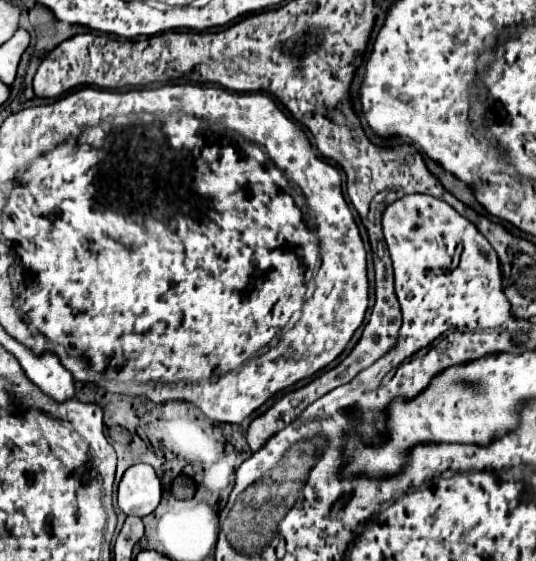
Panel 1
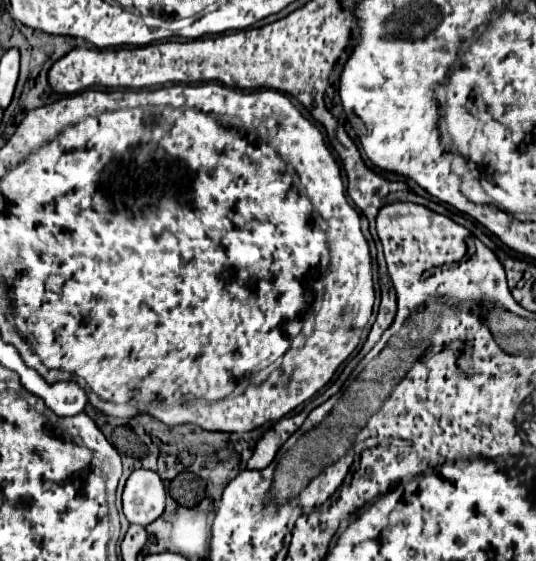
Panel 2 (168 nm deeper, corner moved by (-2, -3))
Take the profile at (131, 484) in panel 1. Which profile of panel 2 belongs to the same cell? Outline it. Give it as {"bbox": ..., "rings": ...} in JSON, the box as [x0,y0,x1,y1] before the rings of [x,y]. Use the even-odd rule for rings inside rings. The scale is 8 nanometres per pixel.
{"bbox":[122,470,166,526],"rings":[[[134,470],[126,480],[122,494],[122,510],[130,524],[148,526],[164,512],[166,490],[154,470]]]}

